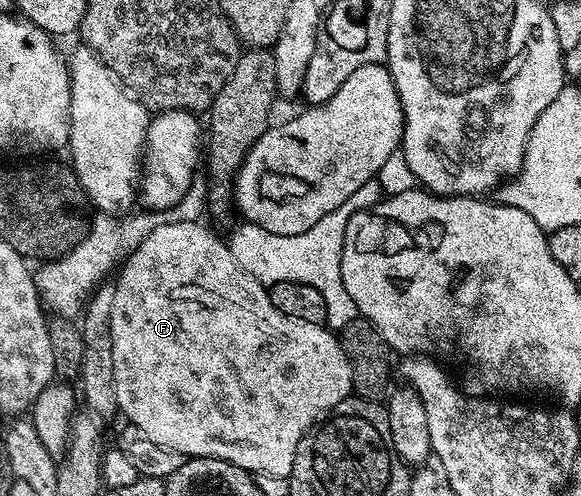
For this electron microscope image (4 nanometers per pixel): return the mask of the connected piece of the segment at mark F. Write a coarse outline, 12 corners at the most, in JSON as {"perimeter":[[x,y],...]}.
{"perimeter":[[199,222],[120,265],[121,416],[289,477],[351,396],[341,340],[276,311]]}

